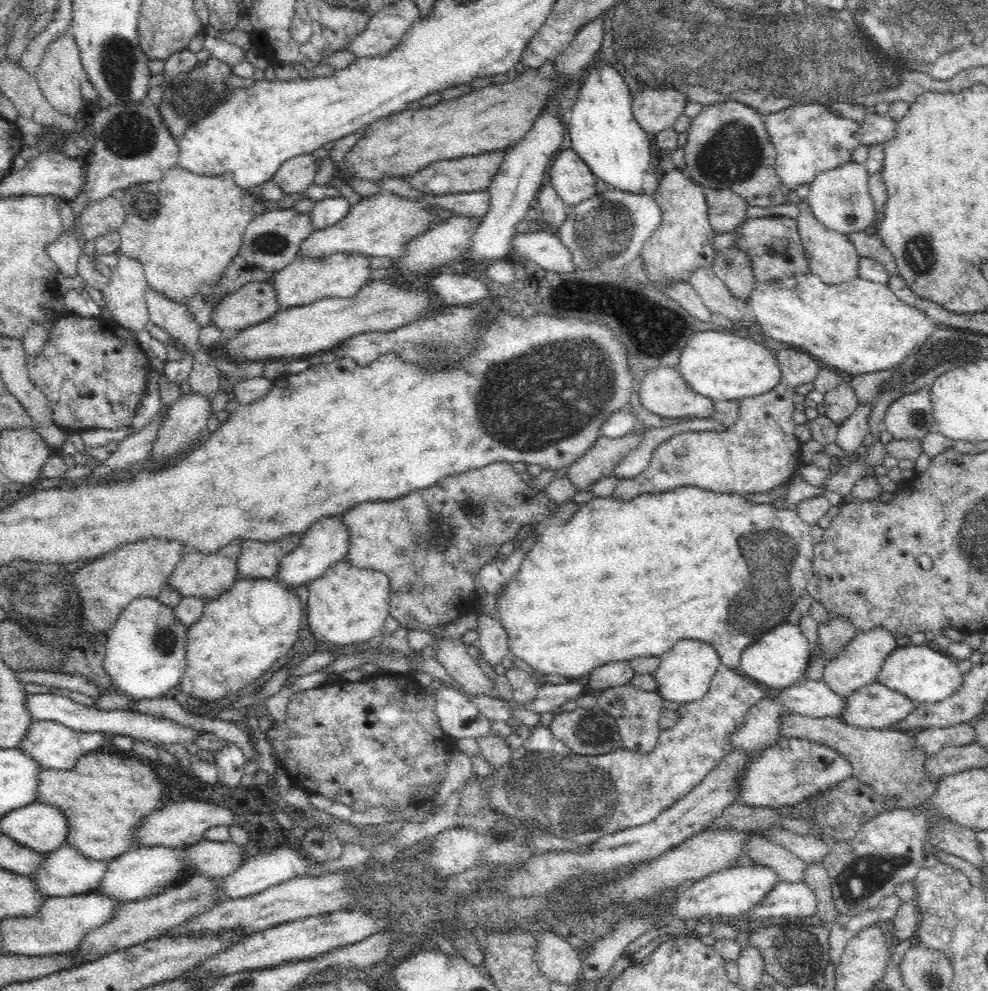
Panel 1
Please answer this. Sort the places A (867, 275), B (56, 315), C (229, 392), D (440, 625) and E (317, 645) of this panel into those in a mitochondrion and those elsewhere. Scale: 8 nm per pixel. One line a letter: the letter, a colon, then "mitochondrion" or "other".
A: other
B: other
C: other
D: other
E: other

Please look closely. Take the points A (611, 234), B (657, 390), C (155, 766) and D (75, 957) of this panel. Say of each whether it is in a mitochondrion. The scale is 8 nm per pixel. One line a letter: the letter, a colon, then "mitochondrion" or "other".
A: mitochondrion
B: other
C: other
D: other

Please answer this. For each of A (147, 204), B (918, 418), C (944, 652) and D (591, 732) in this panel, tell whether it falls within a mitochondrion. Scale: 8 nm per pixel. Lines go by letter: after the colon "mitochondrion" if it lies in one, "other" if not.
A: mitochondrion
B: mitochondrion
C: other
D: mitochondrion

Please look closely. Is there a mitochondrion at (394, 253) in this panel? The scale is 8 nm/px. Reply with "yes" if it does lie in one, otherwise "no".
no

